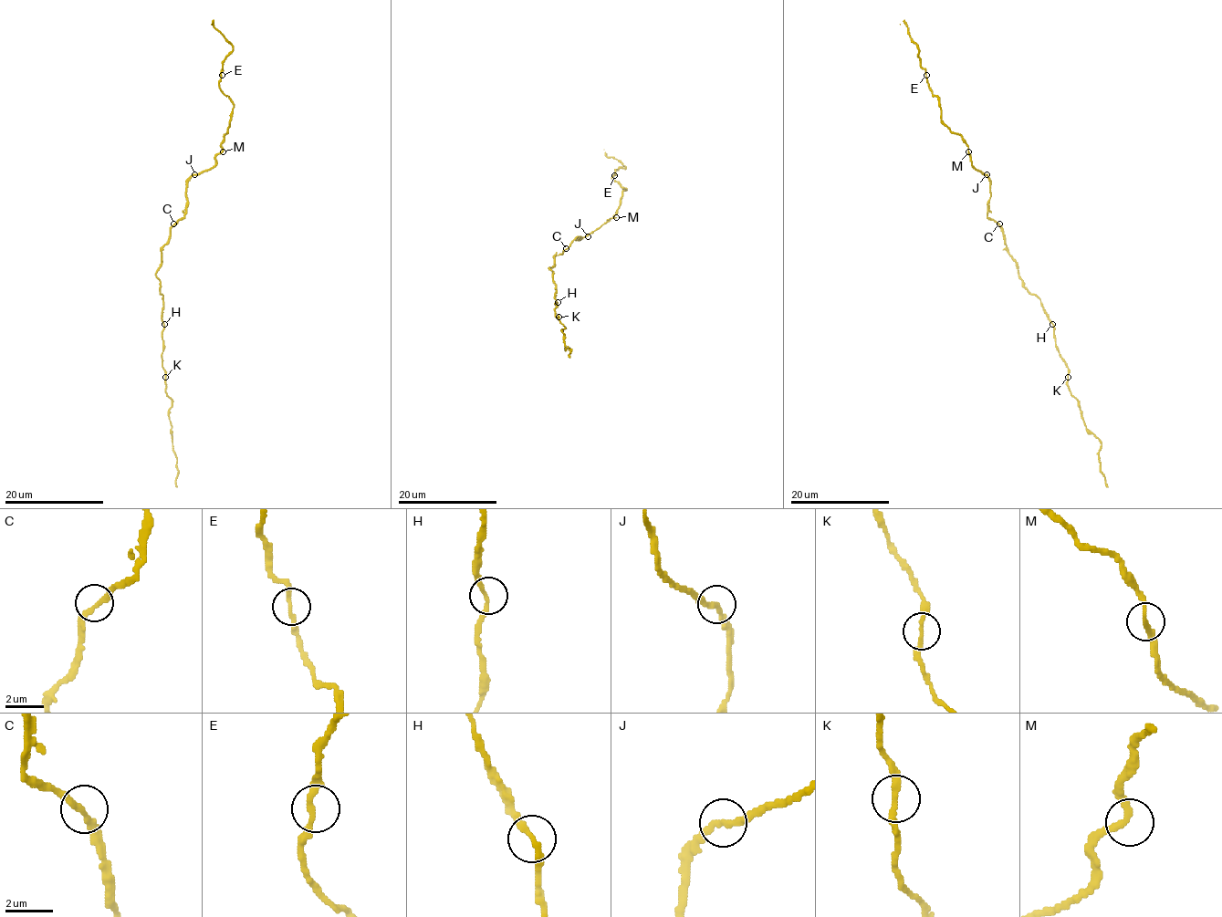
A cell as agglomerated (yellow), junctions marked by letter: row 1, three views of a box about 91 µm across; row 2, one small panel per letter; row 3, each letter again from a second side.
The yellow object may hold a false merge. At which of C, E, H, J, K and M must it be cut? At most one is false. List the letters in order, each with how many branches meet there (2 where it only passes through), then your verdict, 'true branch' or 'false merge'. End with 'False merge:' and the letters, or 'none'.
C: branches 2; true branch
E: branches 2; true branch
H: branches 2; true branch
J: branches 2; true branch
K: branches 2; true branch
M: branches 2; true branch
False merge: none

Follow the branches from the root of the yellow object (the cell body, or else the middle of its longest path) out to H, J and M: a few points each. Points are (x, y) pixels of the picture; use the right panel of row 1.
H: (1004, 237), (1006, 247), (1016, 262), (1024, 287), (1040, 299), (1044, 313), (1052, 324)
J: (1004, 237), (1003, 229), (986, 216), (990, 196), (990, 182), (986, 174)
M: (1004, 237), (1003, 229), (986, 216), (990, 182), (986, 174), (975, 168), (968, 151)

